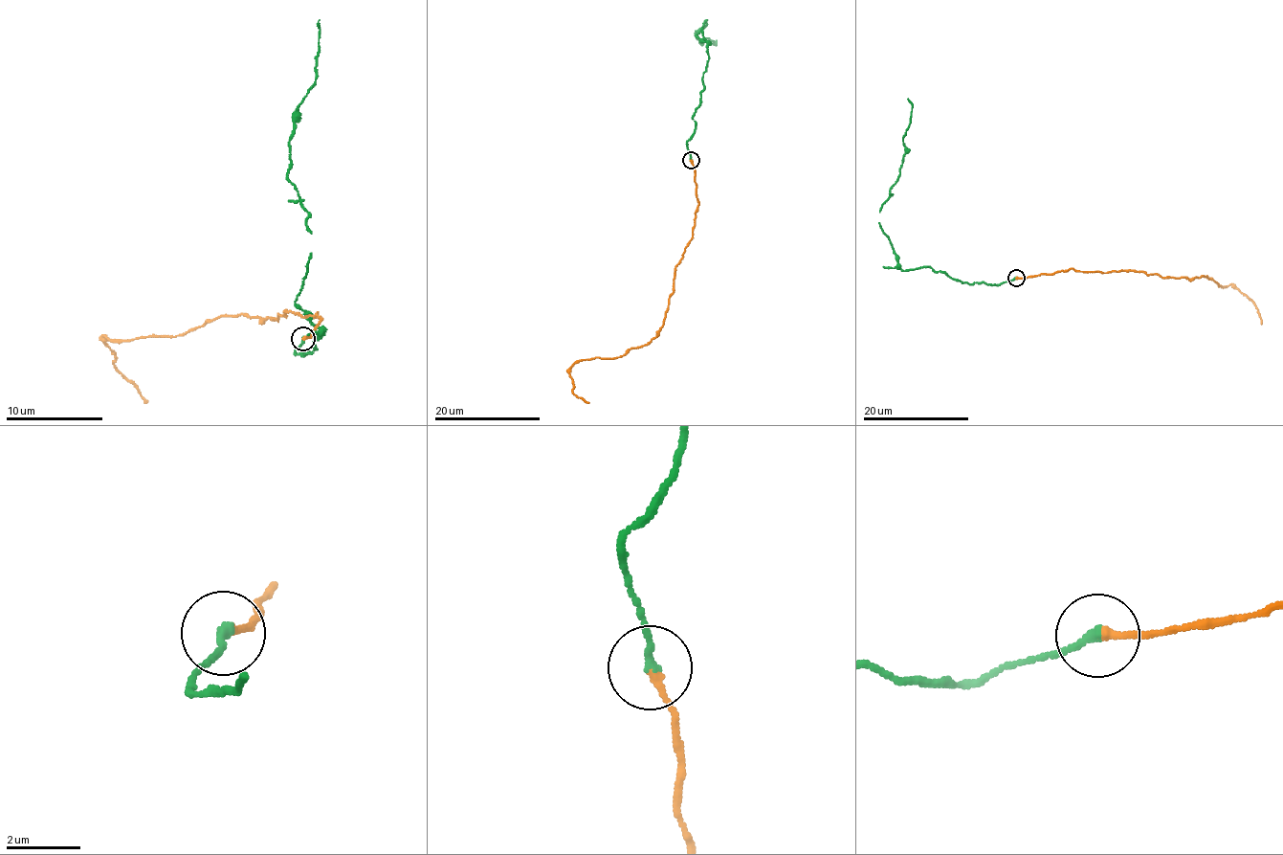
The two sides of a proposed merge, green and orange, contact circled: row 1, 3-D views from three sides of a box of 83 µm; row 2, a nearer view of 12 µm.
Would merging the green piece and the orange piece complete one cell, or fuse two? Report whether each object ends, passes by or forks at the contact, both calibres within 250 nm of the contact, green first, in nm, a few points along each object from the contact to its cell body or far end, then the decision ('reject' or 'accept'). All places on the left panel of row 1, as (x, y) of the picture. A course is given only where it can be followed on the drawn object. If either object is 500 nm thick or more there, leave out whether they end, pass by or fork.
green ends | orange ends | 220/240 nm | green via (303, 338), (301, 356), (324, 334), (295, 303), (310, 229), (288, 178), (289, 144), (316, 80), (319, 19) | orange via (303, 338), (320, 323), (318, 311), (212, 318), (177, 336), (105, 337), (113, 366), (145, 403) | accept

